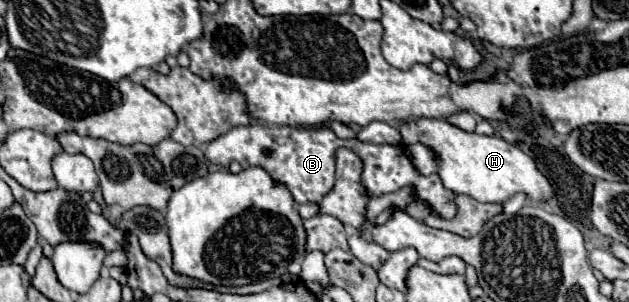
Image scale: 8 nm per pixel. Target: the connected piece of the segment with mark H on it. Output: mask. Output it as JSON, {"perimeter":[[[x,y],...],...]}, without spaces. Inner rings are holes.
{"perimeter":[[[426,117],[400,121],[398,131],[406,145],[420,141],[422,145],[434,151],[434,155],[440,161],[438,175],[444,187],[454,193],[470,195],[480,203],[504,203],[518,191],[526,193],[528,199],[534,201],[544,201],[554,195],[550,181],[538,171],[536,161],[504,139],[468,133],[444,119],[426,119]]]}

